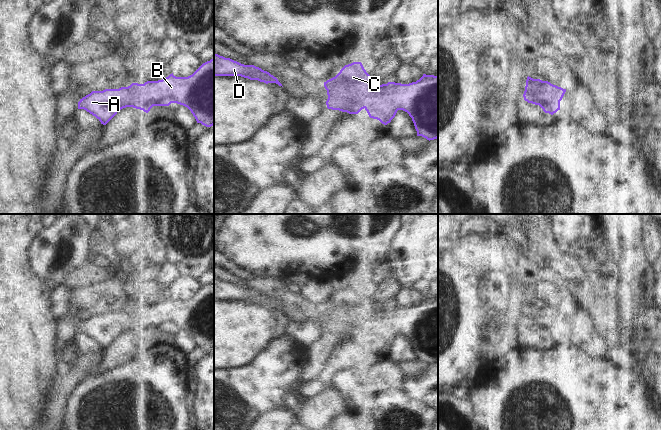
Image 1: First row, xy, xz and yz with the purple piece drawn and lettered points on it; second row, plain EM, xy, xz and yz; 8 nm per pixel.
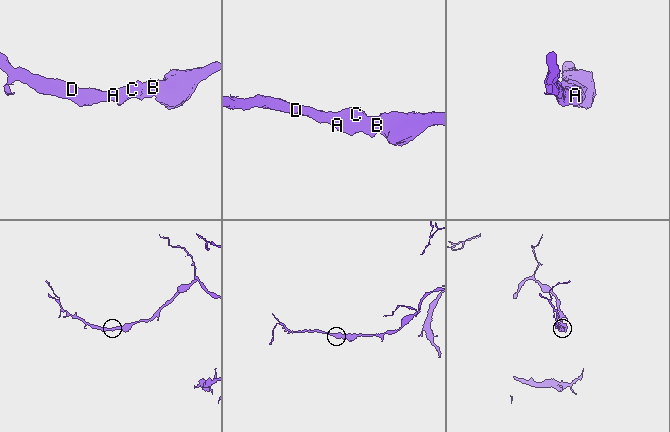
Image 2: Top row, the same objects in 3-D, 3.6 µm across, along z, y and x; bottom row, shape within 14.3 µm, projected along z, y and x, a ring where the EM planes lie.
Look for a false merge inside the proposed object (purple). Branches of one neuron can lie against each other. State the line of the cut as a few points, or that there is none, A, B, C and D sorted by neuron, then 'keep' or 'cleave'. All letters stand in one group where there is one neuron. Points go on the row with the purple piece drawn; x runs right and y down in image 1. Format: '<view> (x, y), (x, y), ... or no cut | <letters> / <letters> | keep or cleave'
no cut | A B C D | keep

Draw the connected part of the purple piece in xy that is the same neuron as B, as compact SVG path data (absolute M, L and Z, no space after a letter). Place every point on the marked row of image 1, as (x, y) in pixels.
M214 58L203 63L192 75L176 77L170 74L158 81L147 81L144 84L132 83L119 89L92 91L78 102L78 109L84 109L106 125L123 108L133 107L148 113L153 106L169 106L177 103L187 107L197 123L206 127L214 125Z

